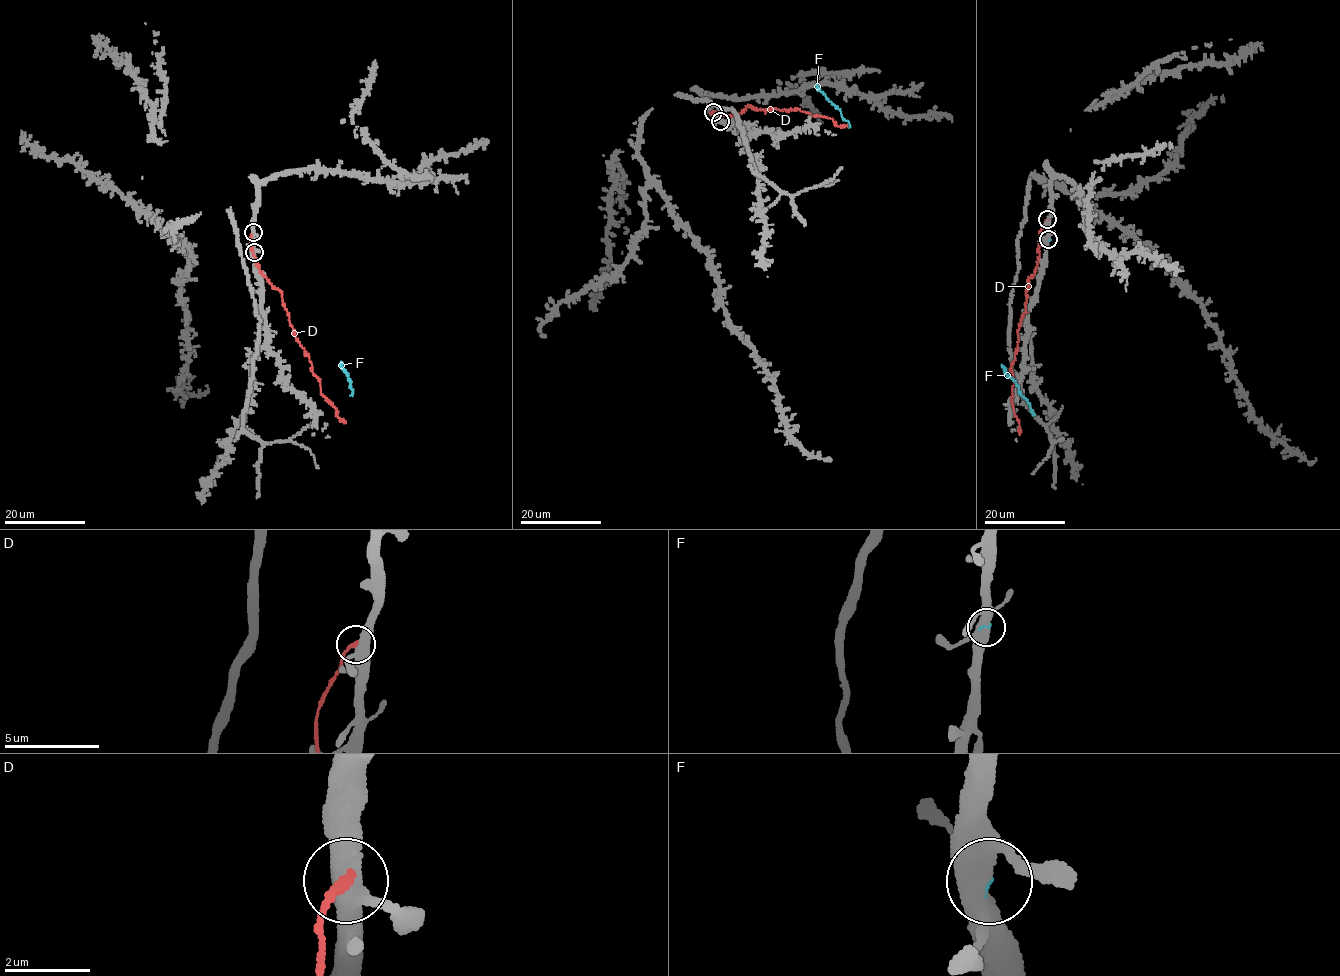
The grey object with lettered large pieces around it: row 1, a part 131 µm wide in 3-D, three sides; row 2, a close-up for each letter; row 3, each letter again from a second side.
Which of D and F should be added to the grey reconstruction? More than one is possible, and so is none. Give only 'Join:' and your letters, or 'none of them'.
Join: F

